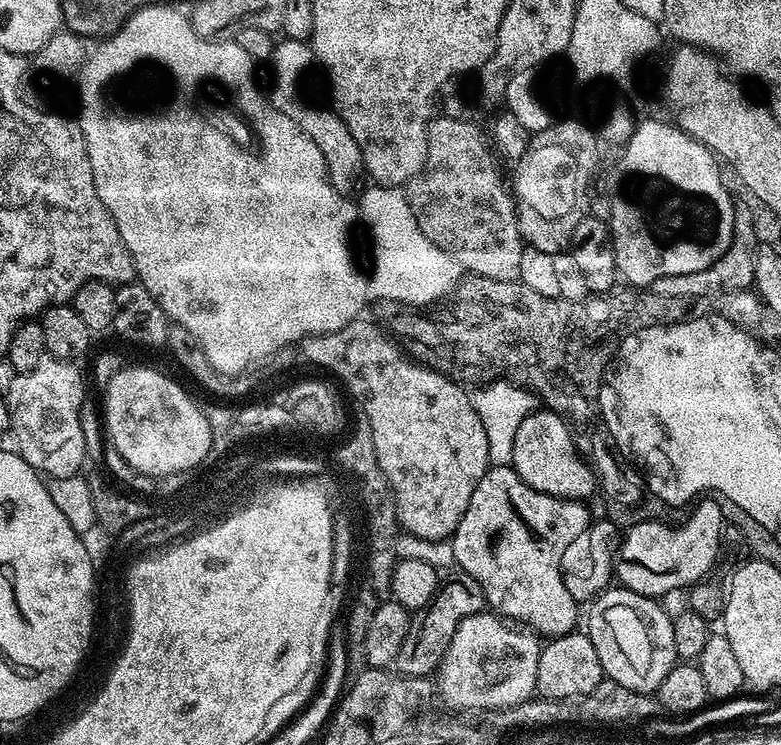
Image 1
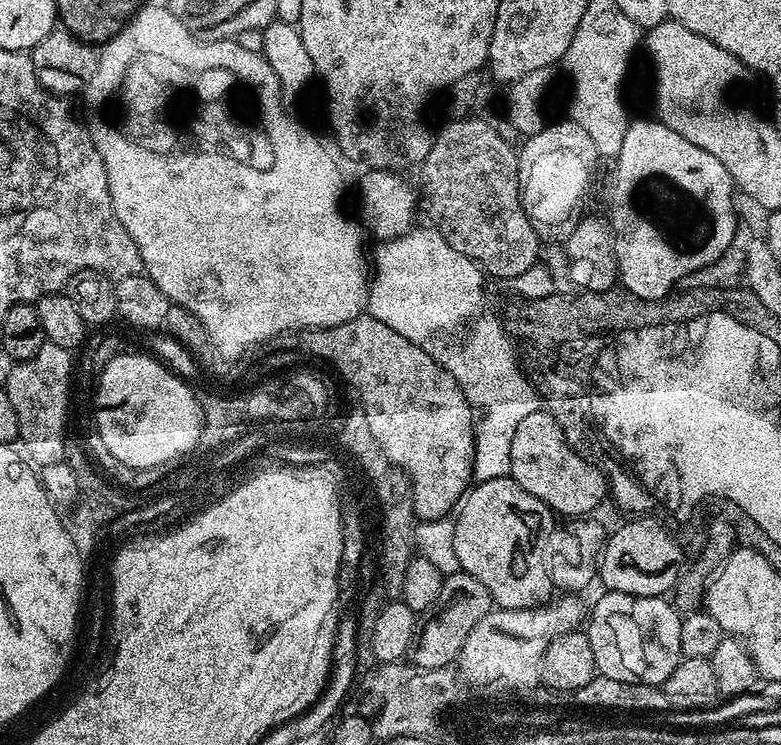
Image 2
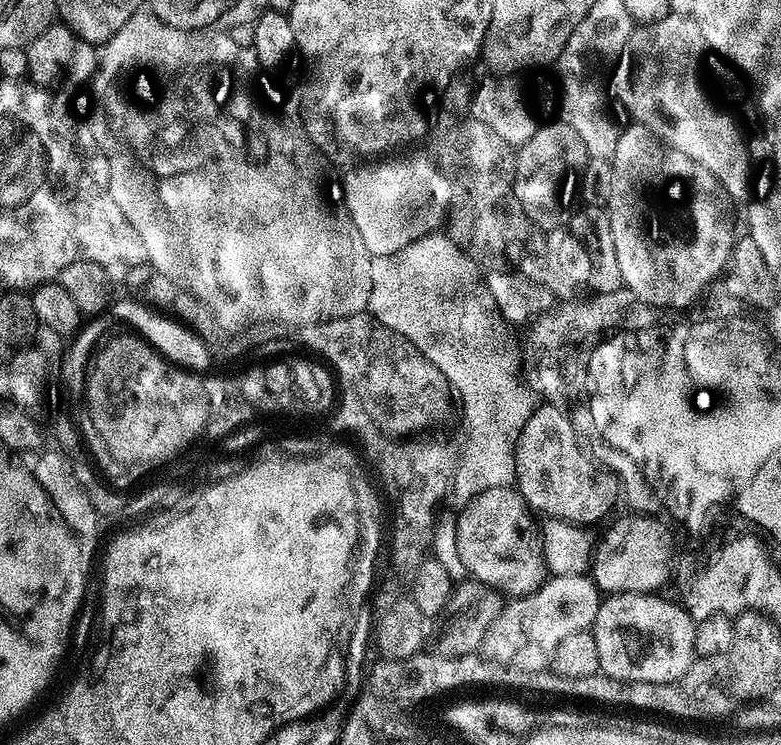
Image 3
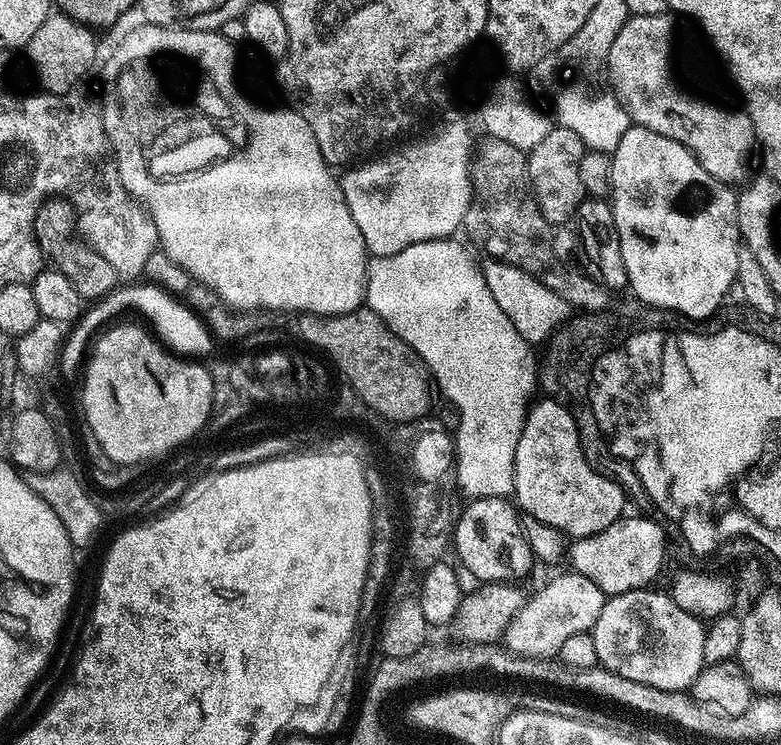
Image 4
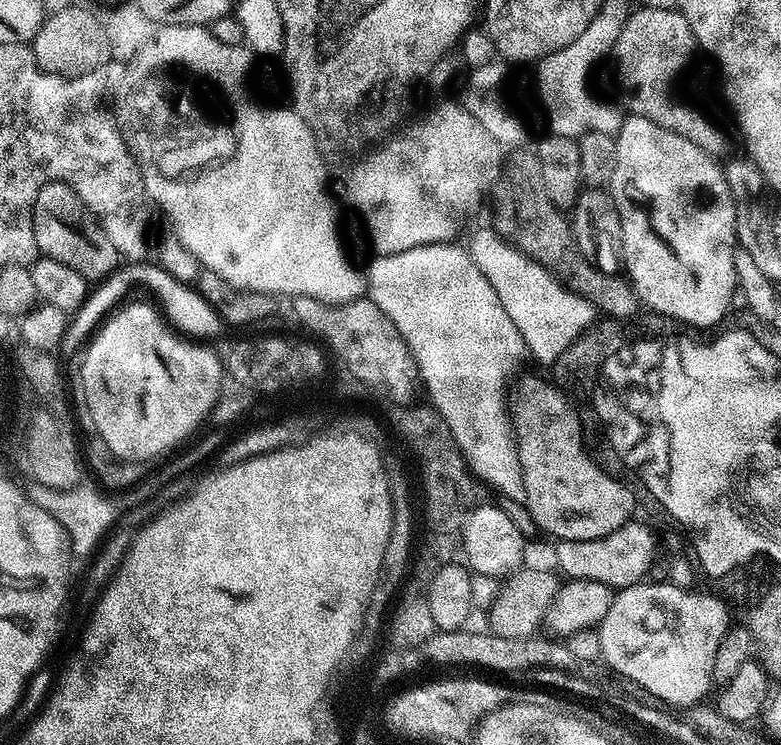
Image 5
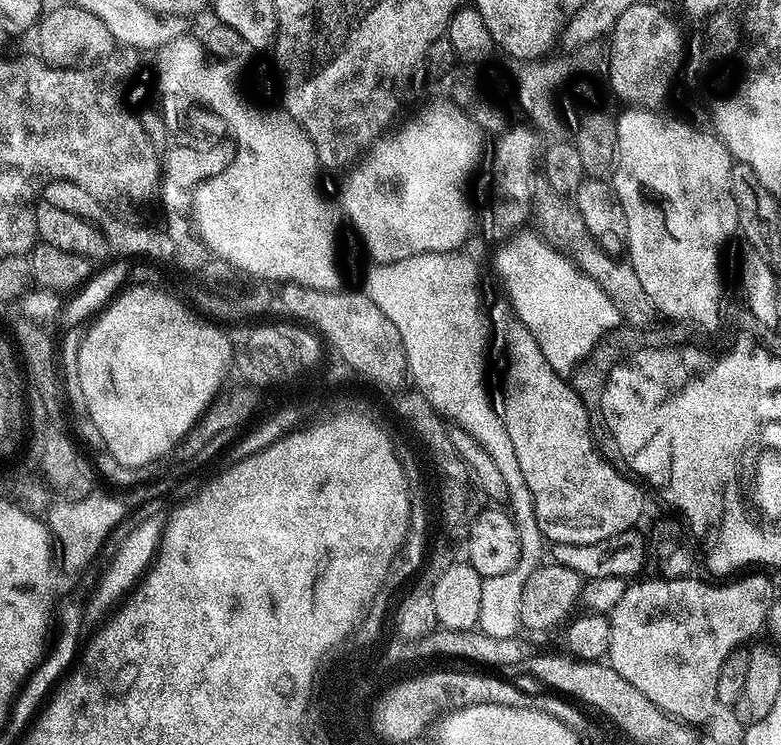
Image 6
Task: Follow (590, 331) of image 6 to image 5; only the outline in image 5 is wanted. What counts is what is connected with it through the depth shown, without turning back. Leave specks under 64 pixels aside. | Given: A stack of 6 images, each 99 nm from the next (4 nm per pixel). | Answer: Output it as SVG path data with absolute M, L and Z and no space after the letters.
M480 226L479 235L475 237L475 243L468 252L476 251L478 270L482 270L482 274L486 274L486 282L490 282L490 286L494 286L494 294L498 294L498 302L502 302L506 314L510 314L510 322L514 322L514 326L518 326L518 334L522 334L527 355L531 359L533 356L536 362L543 366L546 361L552 360L553 356L564 349L565 342L572 340L573 334L580 332L583 324L588 323L589 300L572 291L555 272L544 268L539 261L528 256L523 249L517 248L515 244L504 239L491 227Z

